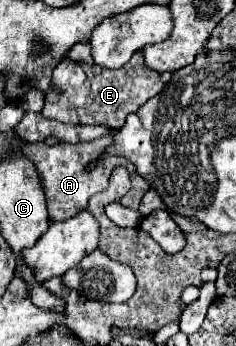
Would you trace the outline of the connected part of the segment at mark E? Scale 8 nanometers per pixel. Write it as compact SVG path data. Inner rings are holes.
M135 52L131 60L119 70L107 70L97 64L73 62L71 58L63 58L53 70L55 88L45 96L43 116L53 118L65 124L95 124L107 128L121 128L125 124L125 116L145 104L149 98L157 96L163 90L163 82L159 72L151 70L143 62L143 52Z

